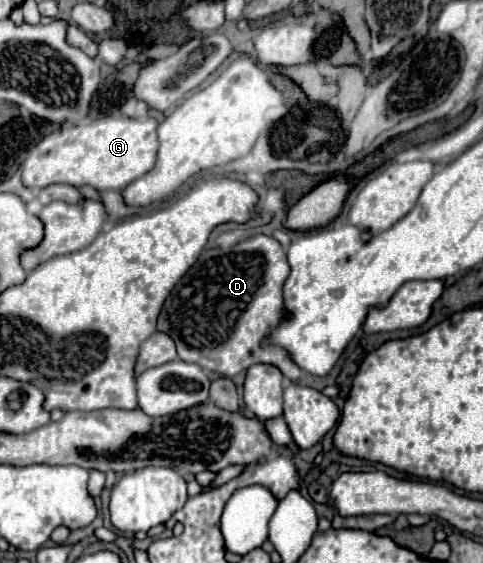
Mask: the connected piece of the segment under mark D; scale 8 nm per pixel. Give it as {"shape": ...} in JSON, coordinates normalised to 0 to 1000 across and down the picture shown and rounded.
{"shape":[[[528,417],[478,442],[429,442],[346,528],[325,570],[325,588],[362,602],[366,627],[379,641],[408,645],[449,666],[482,670],[524,645],[561,645],[578,652],[594,673],[615,677],[627,659],[611,641],[602,641],[578,613],[545,613],[545,599],[553,599],[553,591],[561,591],[561,584],[586,567],[586,499],[594,499],[594,485],[602,485],[594,449],[573,425],[553,417]]]}

